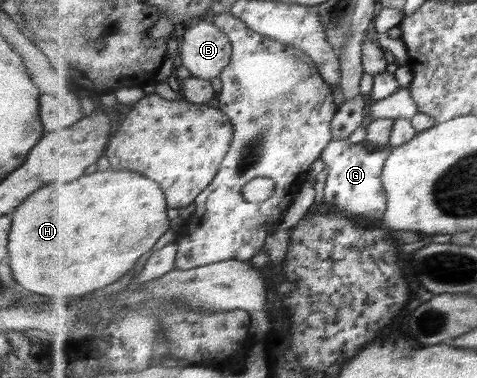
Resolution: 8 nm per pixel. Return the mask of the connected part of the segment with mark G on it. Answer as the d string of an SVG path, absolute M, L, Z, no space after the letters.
M334 139L321 158L329 172L325 189L327 209L379 224L389 209L389 196L384 186L383 174L392 151L393 148L374 151L367 142L354 144L349 139Z

